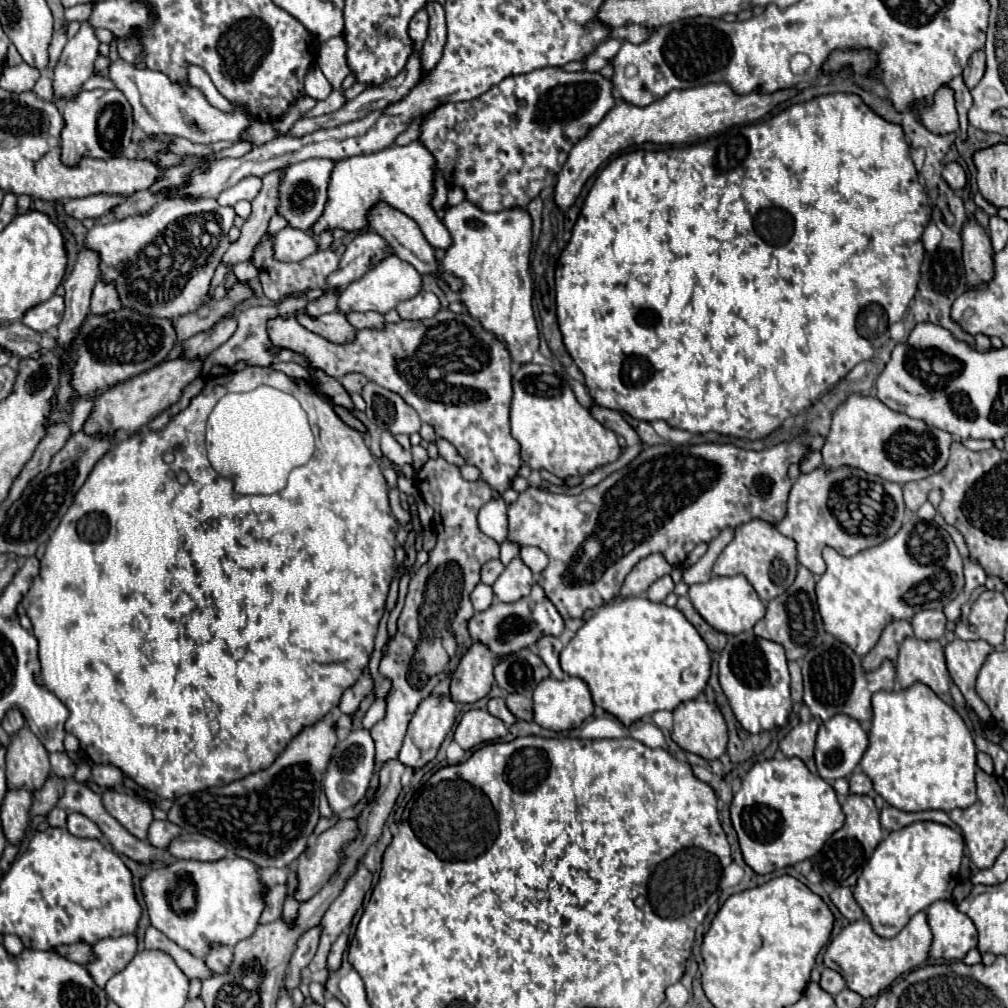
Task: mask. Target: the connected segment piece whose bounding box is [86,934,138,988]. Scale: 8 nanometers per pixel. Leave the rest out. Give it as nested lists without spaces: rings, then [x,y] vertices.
[[[134,934],[120,938],[106,938],[92,946],[96,960],[92,960],[86,968],[96,980],[98,986],[106,986],[106,982],[118,974],[138,952],[138,938]]]

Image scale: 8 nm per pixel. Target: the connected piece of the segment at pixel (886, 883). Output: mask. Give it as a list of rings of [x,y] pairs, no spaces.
[[[916,822],[890,832],[874,850],[854,888],[854,898],[866,914],[872,930],[882,938],[892,938],[916,912],[926,910],[936,900],[950,900],[962,856],[962,834],[944,824]]]

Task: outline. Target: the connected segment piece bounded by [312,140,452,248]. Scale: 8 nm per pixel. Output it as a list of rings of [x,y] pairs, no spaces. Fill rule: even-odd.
[[[418,140],[408,146],[392,144],[390,148],[384,148],[380,152],[358,154],[346,160],[336,160],[330,172],[330,182],[328,182],[328,202],[322,216],[312,226],[312,236],[318,236],[326,230],[338,230],[338,228],[346,232],[362,232],[370,226],[368,216],[374,204],[384,202],[390,208],[400,210],[402,214],[416,220],[426,240],[430,240],[434,248],[448,248],[452,244],[450,234],[446,226],[436,218],[436,212],[430,208],[430,198],[434,194],[432,166],[434,166],[432,154]]]

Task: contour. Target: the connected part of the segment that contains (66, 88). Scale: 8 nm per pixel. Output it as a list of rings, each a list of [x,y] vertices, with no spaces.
[[[82,22],[80,32],[68,40],[60,60],[54,66],[54,100],[72,100],[82,90],[82,84],[94,74],[94,60],[98,58],[98,40],[94,28]]]

